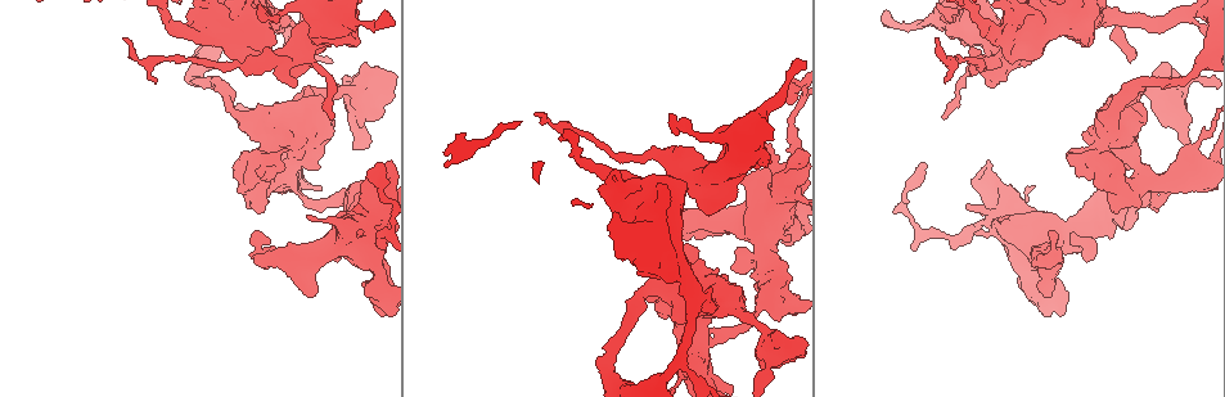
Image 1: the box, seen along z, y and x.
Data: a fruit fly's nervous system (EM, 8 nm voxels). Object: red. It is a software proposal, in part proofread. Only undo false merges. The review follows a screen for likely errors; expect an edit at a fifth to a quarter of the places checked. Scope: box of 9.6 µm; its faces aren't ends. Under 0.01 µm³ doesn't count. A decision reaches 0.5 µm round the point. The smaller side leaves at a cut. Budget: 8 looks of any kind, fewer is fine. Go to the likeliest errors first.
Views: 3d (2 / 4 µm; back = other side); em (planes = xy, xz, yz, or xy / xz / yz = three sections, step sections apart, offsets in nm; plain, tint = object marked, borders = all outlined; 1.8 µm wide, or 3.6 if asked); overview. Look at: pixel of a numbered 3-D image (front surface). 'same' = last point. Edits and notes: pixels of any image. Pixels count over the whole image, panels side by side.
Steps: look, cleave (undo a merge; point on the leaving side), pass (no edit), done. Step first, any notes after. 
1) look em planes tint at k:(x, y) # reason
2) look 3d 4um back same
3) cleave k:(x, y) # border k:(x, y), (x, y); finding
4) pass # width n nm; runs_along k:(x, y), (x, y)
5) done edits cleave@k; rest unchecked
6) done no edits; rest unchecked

look em planes tint at 1:(762, 240) # sudden change in width

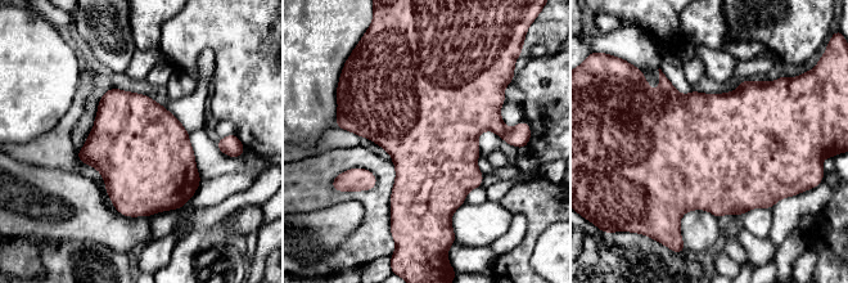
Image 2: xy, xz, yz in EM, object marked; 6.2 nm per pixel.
pass # one cell here

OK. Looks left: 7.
look em 3.6um planes tint at 1:(694, 340) # four arms meet

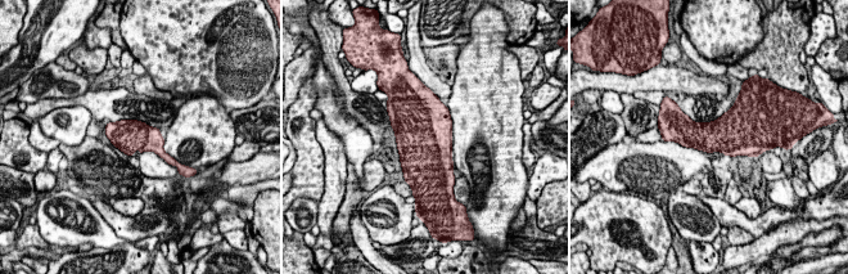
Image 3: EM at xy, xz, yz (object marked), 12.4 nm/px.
pass # one cell here

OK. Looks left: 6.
look em xz step 4 tint at 1:(1000, 53) # thin arm on a thick one

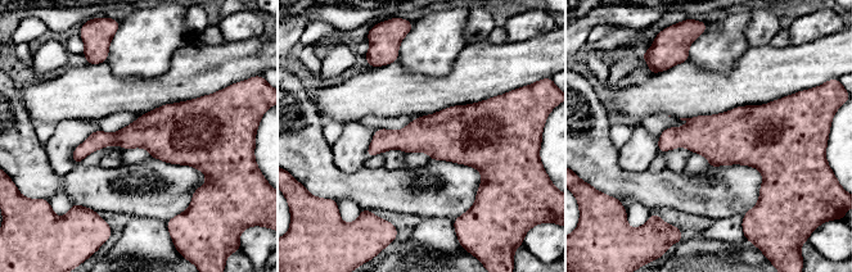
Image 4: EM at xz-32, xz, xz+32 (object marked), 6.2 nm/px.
pass # all the same cell

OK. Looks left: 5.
done no edits; rest unchecked

